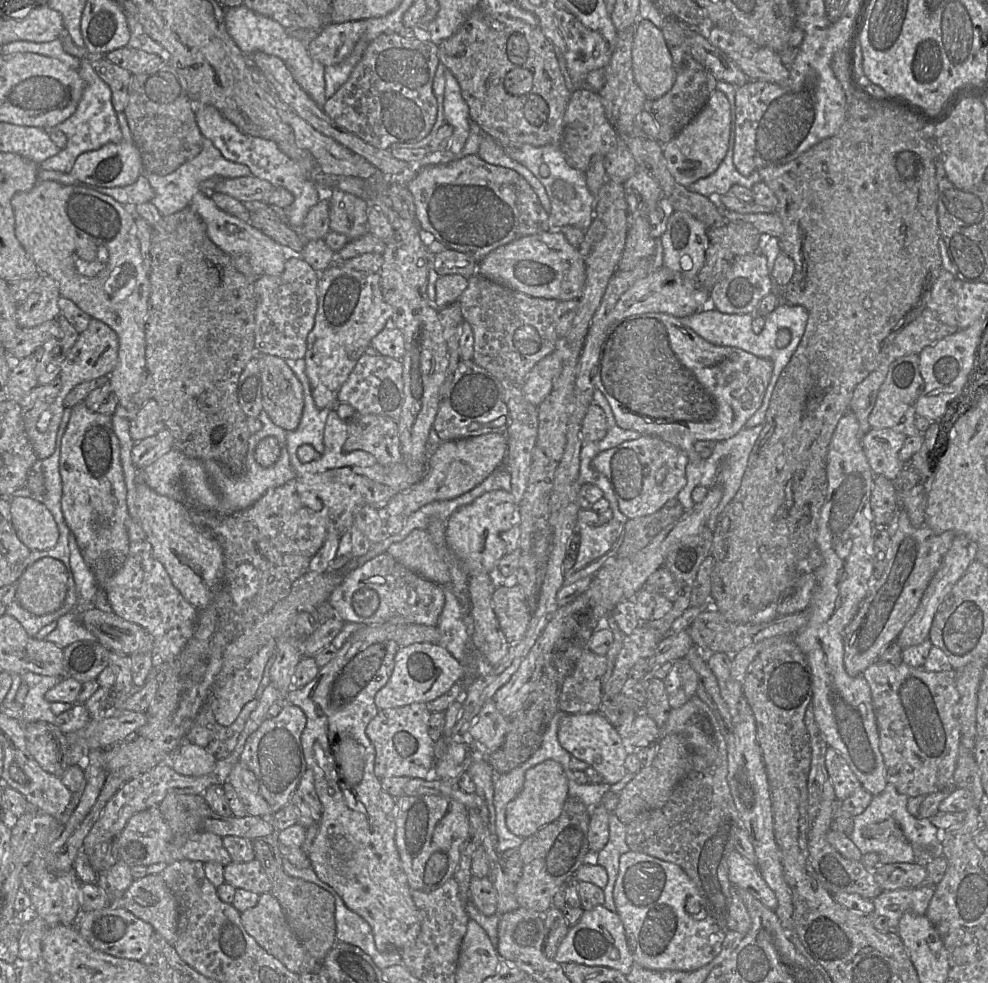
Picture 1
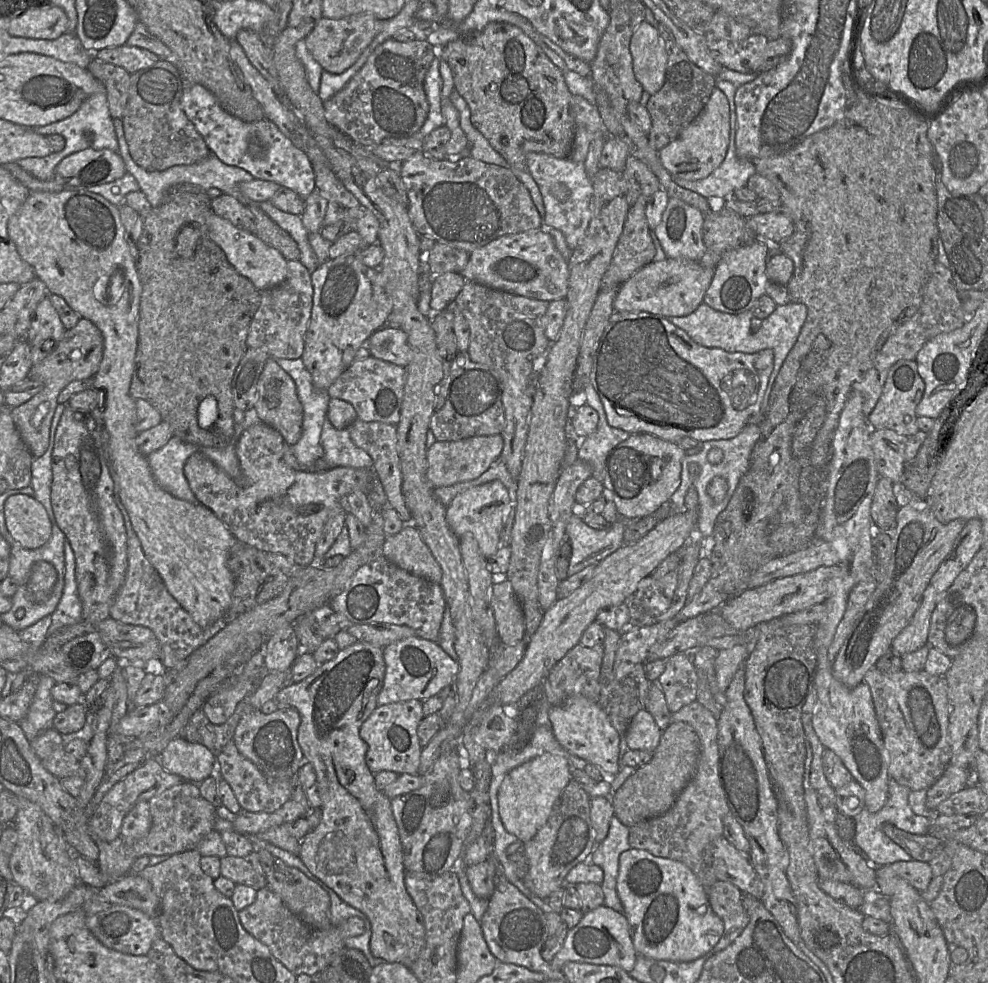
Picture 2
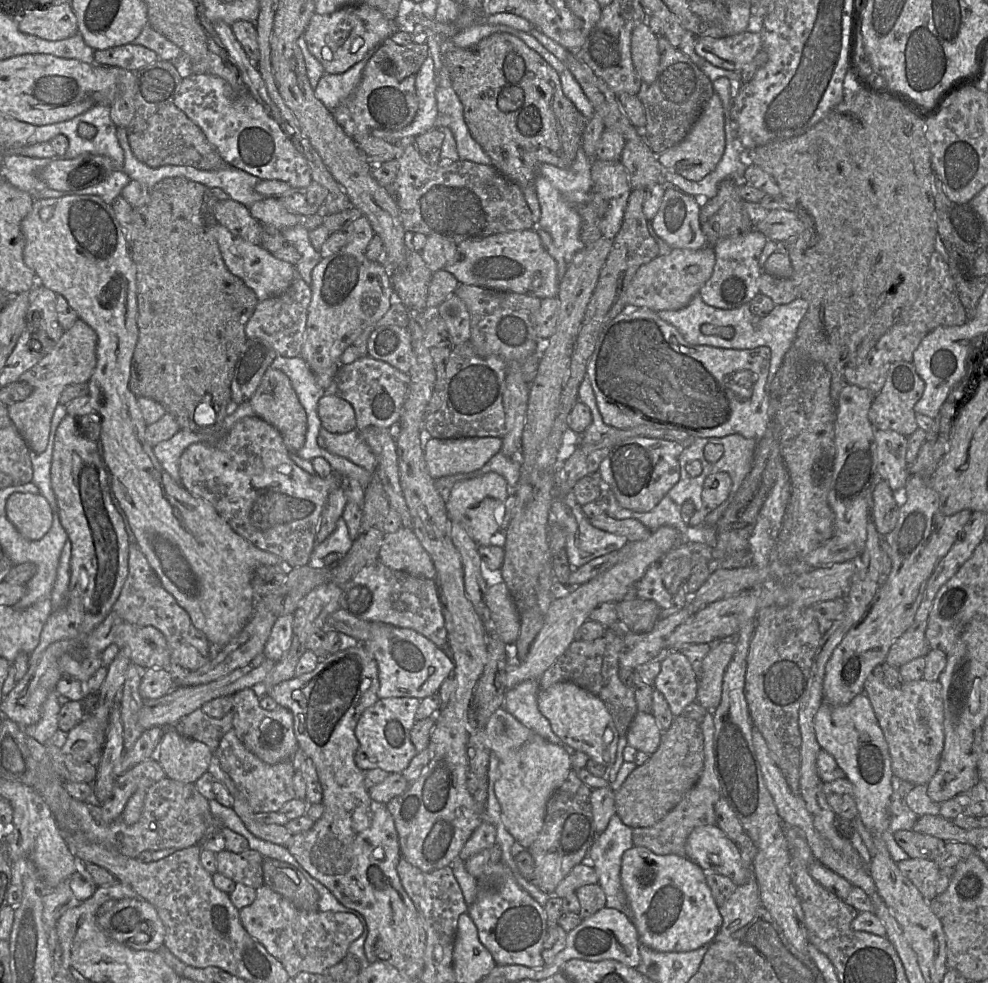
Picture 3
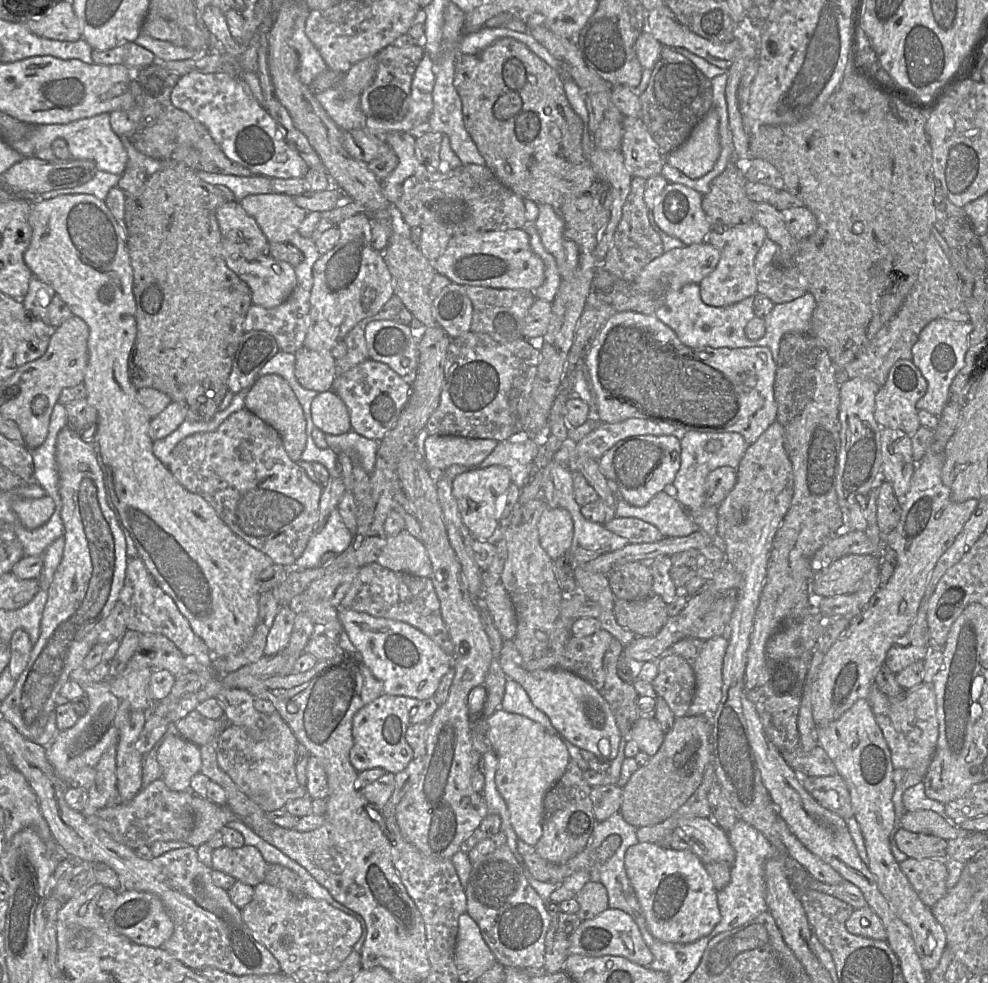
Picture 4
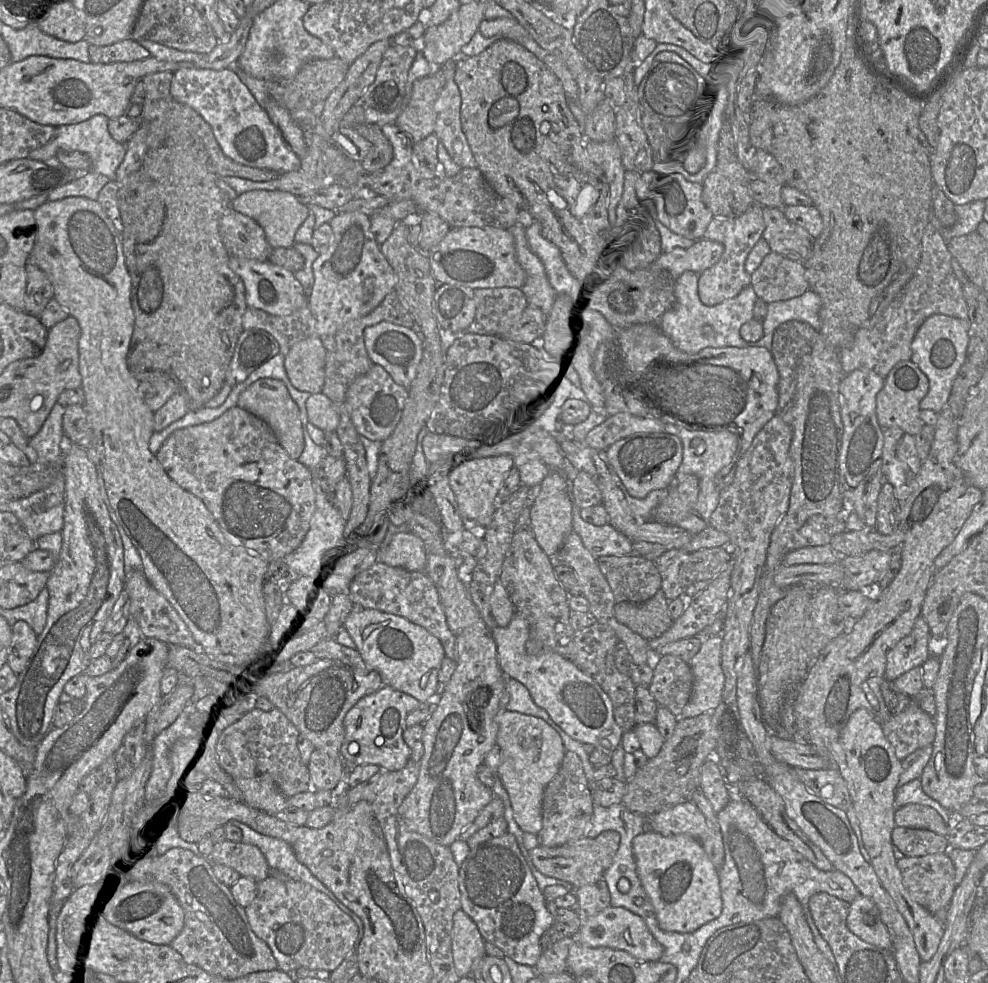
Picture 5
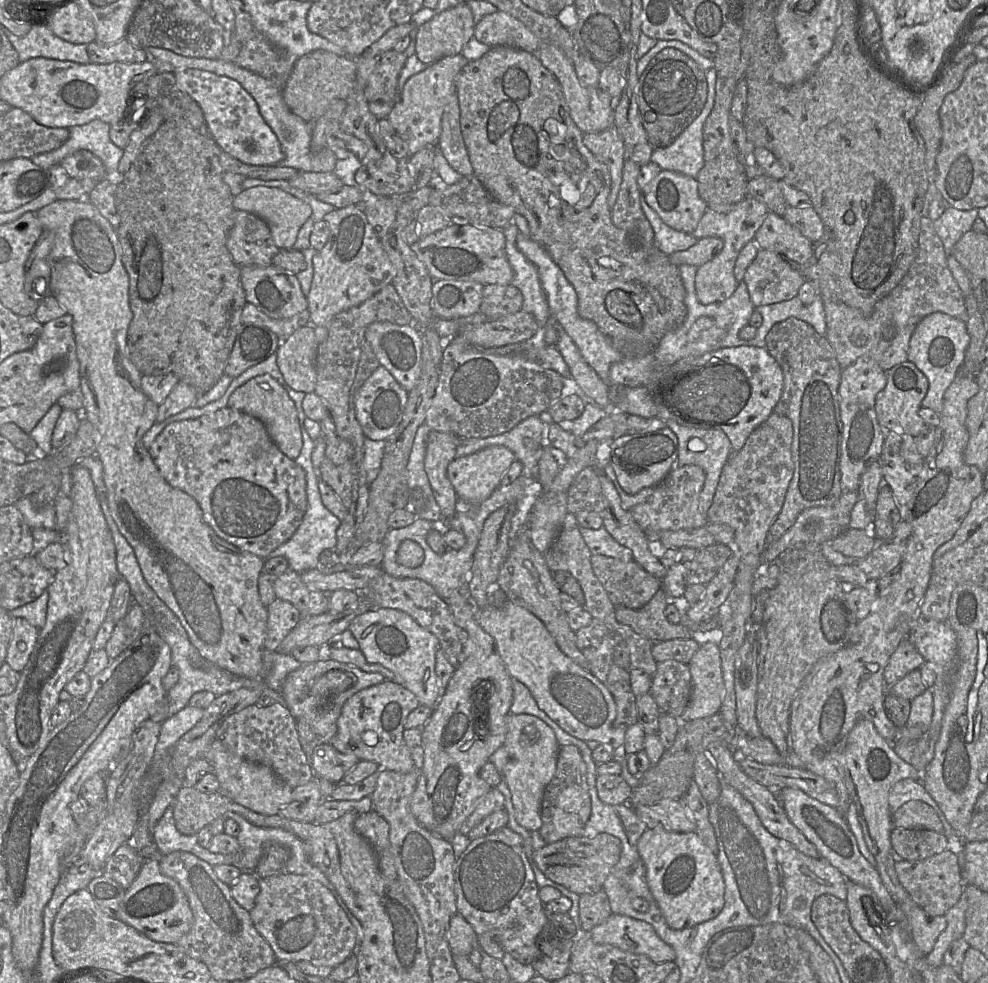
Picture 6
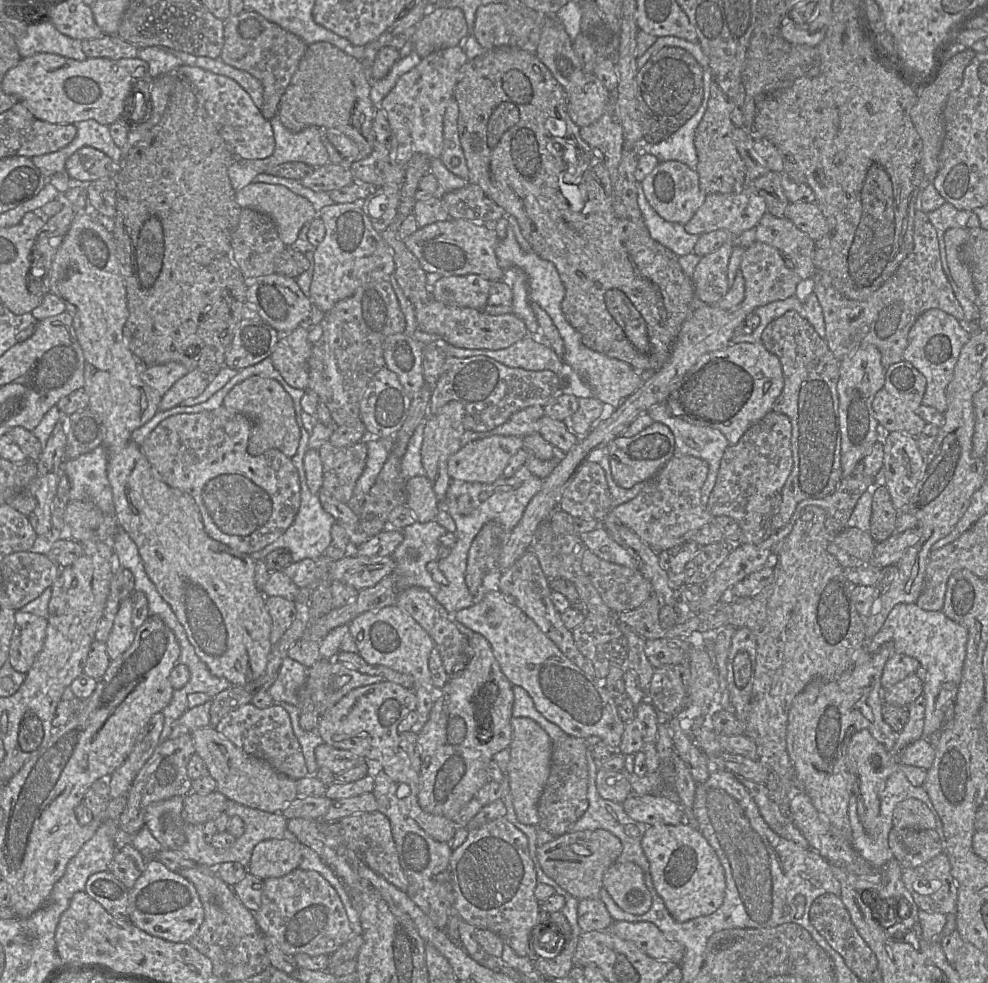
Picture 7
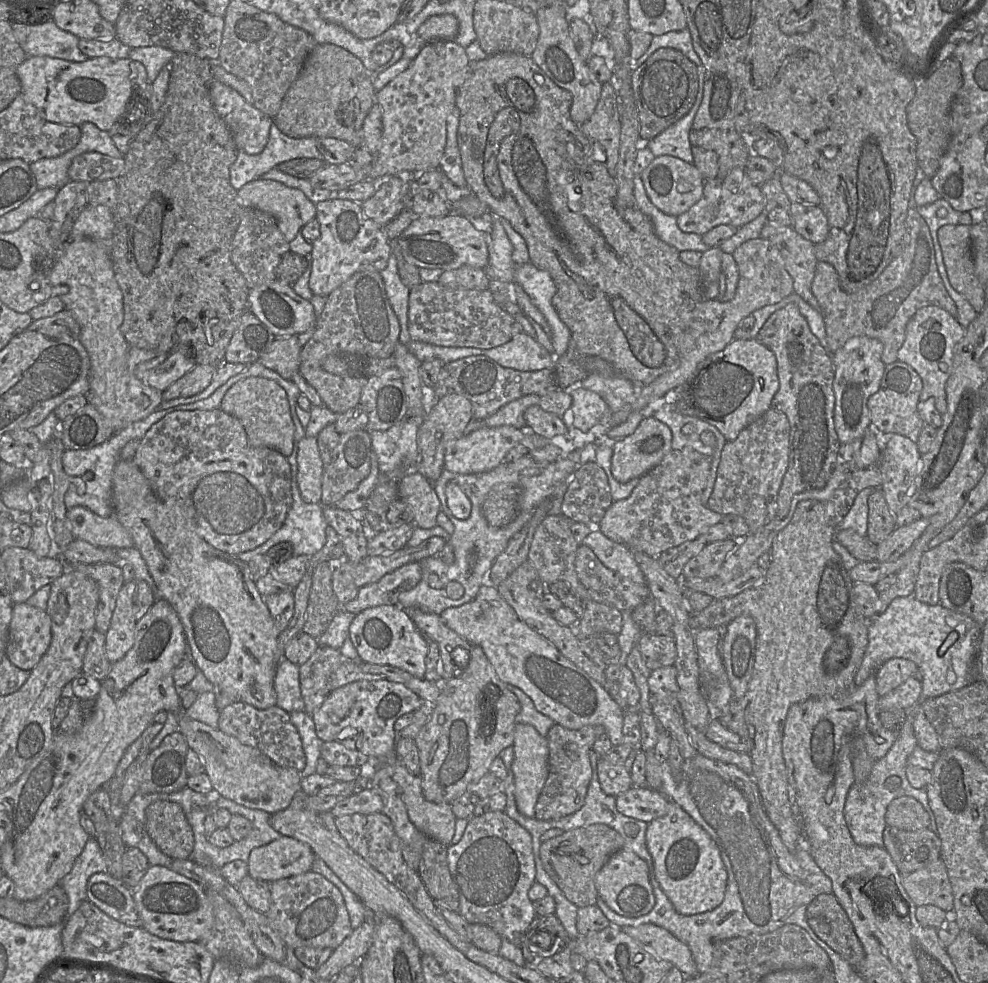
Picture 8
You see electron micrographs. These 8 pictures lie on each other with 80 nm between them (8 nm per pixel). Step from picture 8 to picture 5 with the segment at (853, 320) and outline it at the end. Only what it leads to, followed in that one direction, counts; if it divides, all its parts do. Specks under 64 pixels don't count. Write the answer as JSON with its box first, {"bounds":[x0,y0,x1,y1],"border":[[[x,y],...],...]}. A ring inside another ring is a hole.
{"bounds":[838,222,968,379],"border":[[[929,222],[921,240],[920,261],[913,277],[873,327],[858,330],[851,345],[838,351],[844,374],[857,369],[868,369],[885,379],[897,363],[911,360],[912,341],[927,318],[942,314],[968,321],[968,307],[962,284],[953,273],[951,259],[939,231]]]}

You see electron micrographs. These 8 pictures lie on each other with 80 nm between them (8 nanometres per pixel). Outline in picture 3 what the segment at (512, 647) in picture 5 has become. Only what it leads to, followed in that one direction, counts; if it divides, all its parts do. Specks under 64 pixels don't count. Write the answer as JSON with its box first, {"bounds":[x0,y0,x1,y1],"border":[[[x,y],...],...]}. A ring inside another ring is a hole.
{"bounds":[537,682,620,767],"border":[[[558,682],[547,689],[541,689],[537,702],[553,732],[565,744],[586,753],[590,759],[606,767],[613,765],[620,735],[606,705],[598,695],[571,682]]]}

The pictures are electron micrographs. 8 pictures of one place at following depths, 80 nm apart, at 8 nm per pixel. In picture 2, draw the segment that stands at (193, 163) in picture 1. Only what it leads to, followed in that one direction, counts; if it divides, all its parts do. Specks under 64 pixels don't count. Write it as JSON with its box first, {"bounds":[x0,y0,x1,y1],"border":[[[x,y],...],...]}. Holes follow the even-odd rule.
{"bounds":[130,154,260,208],"border":[[[210,154],[204,160],[190,165],[176,165],[163,171],[150,172],[138,164],[134,163],[133,171],[130,173],[138,182],[140,190],[145,194],[152,208],[160,206],[166,199],[167,193],[174,187],[182,184],[190,184],[204,191],[210,189],[219,189],[223,194],[231,195],[240,200],[245,205],[260,204],[252,203],[242,196],[239,185],[255,179],[248,171],[237,167],[227,165],[222,162],[216,155]]]}

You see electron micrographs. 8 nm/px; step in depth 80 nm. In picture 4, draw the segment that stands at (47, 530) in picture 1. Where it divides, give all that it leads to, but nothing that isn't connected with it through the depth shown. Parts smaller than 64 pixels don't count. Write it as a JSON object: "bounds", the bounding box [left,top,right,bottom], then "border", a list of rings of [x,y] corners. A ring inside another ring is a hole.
{"bounds":[11,497,54,530],"border":[[[51,497],[32,499],[17,498],[13,500],[11,508],[20,523],[29,530],[44,525],[54,512],[54,502]]]}

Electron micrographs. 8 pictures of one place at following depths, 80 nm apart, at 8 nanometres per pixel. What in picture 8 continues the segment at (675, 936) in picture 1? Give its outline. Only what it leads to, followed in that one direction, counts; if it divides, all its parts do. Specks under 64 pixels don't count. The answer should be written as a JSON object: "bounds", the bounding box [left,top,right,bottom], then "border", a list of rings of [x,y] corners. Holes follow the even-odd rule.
{"bounds":[646,800,728,915],"border":[[[669,800],[667,814],[648,823],[646,844],[653,859],[655,877],[677,912],[693,915],[713,910],[722,903],[728,872],[720,850],[710,835],[678,804]]]}

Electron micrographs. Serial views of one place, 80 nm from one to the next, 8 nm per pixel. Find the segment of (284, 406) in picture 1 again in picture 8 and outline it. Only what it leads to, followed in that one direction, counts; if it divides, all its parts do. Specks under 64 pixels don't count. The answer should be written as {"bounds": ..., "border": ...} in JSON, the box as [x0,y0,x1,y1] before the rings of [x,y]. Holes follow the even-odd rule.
{"bounds":[220,376,295,457],"border":[[[251,376],[232,385],[222,398],[220,409],[237,418],[244,427],[248,442],[254,447],[268,447],[285,457],[291,455],[295,426],[285,390],[274,380]]]}

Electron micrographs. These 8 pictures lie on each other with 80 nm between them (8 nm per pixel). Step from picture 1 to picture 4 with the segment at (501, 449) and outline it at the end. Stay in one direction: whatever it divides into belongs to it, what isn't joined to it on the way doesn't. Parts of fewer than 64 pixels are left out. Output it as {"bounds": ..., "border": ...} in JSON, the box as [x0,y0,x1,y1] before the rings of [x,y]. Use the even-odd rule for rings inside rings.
{"bounds":[424,434,497,472],"border":[[[430,434],[424,441],[425,464],[432,472],[444,472],[454,464],[477,465],[491,454],[497,444],[494,439]]]}

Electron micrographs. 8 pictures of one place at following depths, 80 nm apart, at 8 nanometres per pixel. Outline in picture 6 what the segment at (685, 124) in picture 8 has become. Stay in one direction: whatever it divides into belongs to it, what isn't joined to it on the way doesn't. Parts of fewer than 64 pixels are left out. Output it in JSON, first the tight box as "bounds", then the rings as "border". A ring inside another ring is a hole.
{"bounds":[651,69,716,179],"border":[[[715,69],[704,71],[708,93],[701,113],[670,146],[654,149],[651,155],[651,161],[662,170],[675,171],[696,179],[704,165],[703,128],[712,111],[716,90]]]}

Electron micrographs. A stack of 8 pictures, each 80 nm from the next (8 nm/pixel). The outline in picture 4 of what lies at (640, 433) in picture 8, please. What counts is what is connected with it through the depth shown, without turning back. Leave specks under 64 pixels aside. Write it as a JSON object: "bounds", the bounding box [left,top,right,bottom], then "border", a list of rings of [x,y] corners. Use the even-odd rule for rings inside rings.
{"bounds":[599,435,681,507],"border":[[[642,435],[623,439],[599,460],[604,476],[616,482],[624,499],[632,506],[642,507],[659,492],[673,486],[681,465],[681,440],[673,435]]]}

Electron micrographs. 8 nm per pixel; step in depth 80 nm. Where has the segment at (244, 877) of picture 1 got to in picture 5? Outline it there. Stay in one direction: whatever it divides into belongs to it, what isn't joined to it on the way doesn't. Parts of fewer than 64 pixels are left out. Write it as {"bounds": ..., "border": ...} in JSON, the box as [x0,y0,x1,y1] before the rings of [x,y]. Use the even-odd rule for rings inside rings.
{"bounds":[207,839,270,884],"border":[[[226,839],[215,843],[207,859],[213,864],[222,864],[236,870],[241,876],[257,884],[270,875],[269,865],[261,850],[251,844],[232,842]]]}

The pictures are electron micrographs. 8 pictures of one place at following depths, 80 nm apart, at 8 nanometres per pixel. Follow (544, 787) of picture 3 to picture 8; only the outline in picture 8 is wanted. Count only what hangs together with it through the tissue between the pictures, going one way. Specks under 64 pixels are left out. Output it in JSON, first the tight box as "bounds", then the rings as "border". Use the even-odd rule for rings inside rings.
{"bounds":[514,723,548,817],"border":[[[517,723],[514,731],[514,797],[518,811],[526,817],[535,817],[535,806],[548,776],[548,742],[546,737],[529,724]]]}

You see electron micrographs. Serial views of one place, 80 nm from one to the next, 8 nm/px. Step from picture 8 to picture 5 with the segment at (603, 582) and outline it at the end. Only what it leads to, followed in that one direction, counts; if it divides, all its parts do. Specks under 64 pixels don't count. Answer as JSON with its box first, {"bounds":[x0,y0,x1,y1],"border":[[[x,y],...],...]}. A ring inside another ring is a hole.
{"bounds":[597,554,661,604],"border":[[[635,554],[626,556],[601,556],[597,559],[616,603],[641,604],[651,599],[661,589],[661,576],[655,561]]]}

